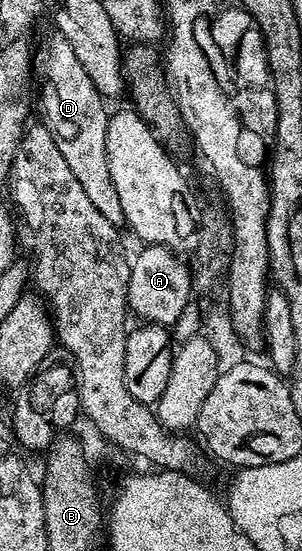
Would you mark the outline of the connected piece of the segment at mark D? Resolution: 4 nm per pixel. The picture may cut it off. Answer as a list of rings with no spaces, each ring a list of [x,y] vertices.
[[[51,33],[34,51],[34,71],[37,76],[44,75],[44,96],[40,103],[44,106],[43,126],[52,132],[58,145],[58,153],[66,157],[70,173],[78,177],[86,197],[94,204],[94,209],[106,217],[106,221],[120,225],[124,223],[122,201],[118,201],[118,189],[110,181],[110,165],[106,157],[106,129],[108,128],[109,108],[104,108],[106,99],[95,88],[86,69],[74,57],[70,41],[58,33]]]

